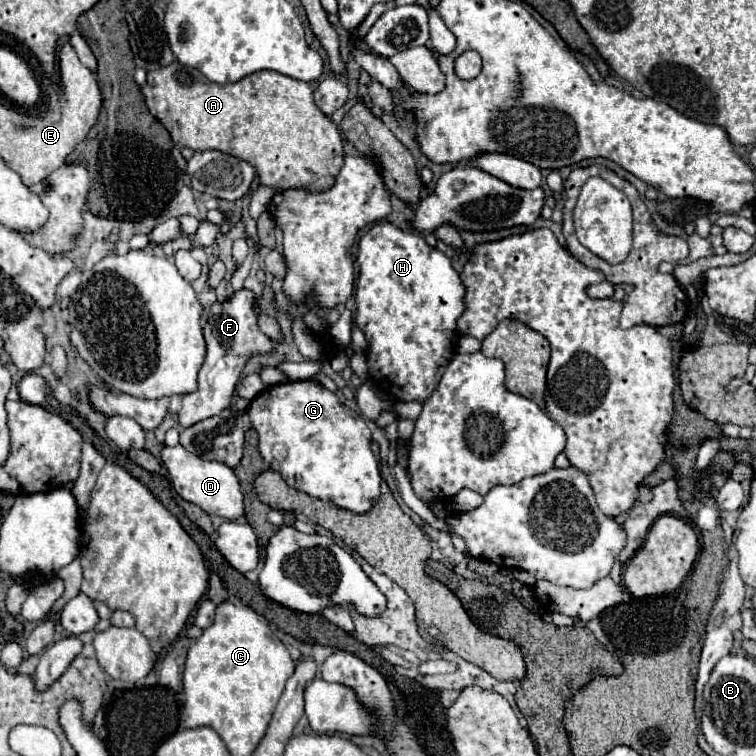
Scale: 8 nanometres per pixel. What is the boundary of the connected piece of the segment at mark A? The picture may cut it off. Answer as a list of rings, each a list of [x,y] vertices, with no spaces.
[[[172,62],[170,66],[148,72],[148,82],[142,88],[146,106],[162,126],[170,132],[172,142],[178,146],[188,146],[192,150],[220,150],[240,160],[250,162],[260,178],[260,184],[288,190],[304,188],[310,194],[328,190],[344,162],[342,136],[330,116],[322,114],[312,96],[312,86],[308,82],[284,76],[280,72],[262,70],[254,72],[234,84],[216,84],[210,82],[202,72]]]

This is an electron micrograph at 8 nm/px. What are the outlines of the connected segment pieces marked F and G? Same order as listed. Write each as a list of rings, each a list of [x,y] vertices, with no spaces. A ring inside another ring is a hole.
[[[246,288],[236,292],[230,300],[216,302],[210,308],[210,312],[206,314],[204,336],[208,344],[208,354],[198,372],[198,390],[182,398],[182,410],[178,414],[178,422],[182,428],[188,428],[210,416],[216,416],[224,408],[228,408],[234,394],[234,386],[240,378],[246,360],[252,354],[264,354],[274,348],[270,338],[258,328],[258,316],[254,312],[254,294]]]
[[[296,380],[264,388],[248,406],[252,426],[260,436],[260,454],[272,470],[280,472],[282,478],[296,490],[306,492],[314,498],[336,504],[338,508],[354,514],[368,512],[380,498],[380,468],[370,450],[372,432],[358,412],[340,402],[340,398],[320,386],[314,380]]]

